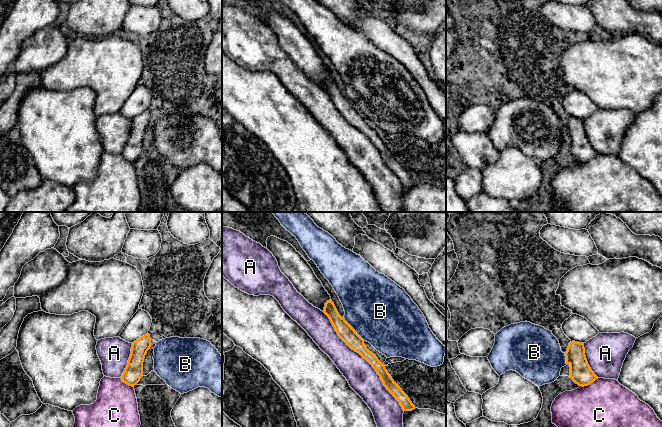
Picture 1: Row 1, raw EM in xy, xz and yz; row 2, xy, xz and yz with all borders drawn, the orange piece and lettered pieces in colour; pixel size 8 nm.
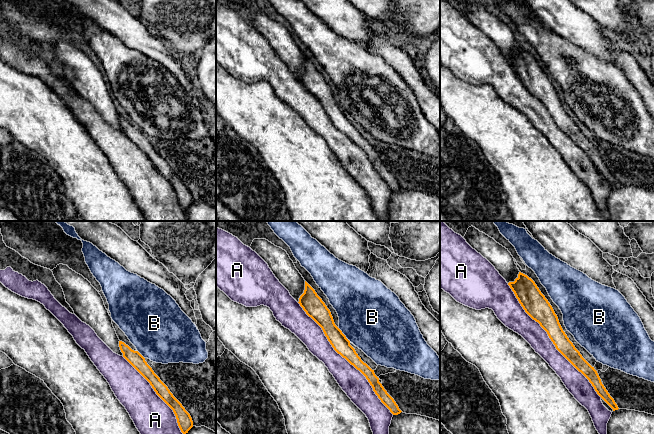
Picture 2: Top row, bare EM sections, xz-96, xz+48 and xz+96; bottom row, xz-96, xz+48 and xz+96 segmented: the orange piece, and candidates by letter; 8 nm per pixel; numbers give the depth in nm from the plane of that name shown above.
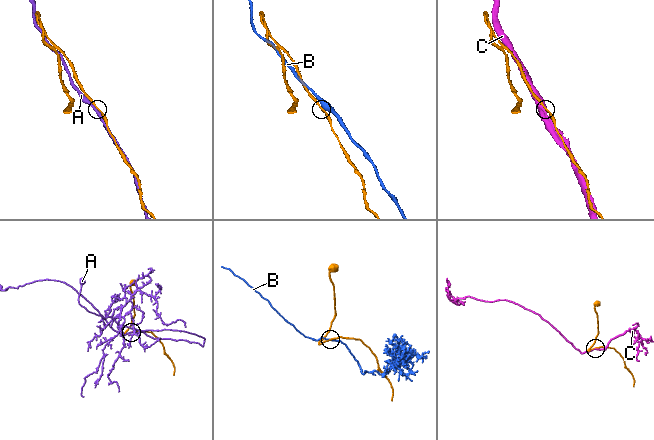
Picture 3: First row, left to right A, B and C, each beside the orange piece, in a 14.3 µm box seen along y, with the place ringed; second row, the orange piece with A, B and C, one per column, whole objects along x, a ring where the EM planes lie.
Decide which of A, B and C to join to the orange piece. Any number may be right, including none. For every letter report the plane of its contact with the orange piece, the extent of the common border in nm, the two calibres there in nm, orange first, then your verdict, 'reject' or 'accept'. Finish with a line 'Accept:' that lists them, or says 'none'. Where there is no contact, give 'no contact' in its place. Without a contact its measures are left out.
A: xz | 1050 nm | 120/240 nm | reject
B: xz | 260 nm | 120/500 nm | reject
C: yz | 170 nm | 170/500 nm | reject
Accept: none

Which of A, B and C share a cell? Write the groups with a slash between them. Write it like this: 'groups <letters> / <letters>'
groups A / B / C

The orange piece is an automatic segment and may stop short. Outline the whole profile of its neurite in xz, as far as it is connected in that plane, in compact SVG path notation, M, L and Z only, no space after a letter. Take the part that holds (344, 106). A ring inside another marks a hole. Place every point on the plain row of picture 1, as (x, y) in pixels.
M332 76L325 79L324 89L329 93L338 112L348 121L352 126L359 129L366 135L377 150L386 165L396 174L400 179L403 187L412 187L415 182L412 180L408 172L402 165L394 158L391 151L386 146L385 142L378 136L375 130L370 128L364 120L364 116L355 108L355 106L342 94Z

